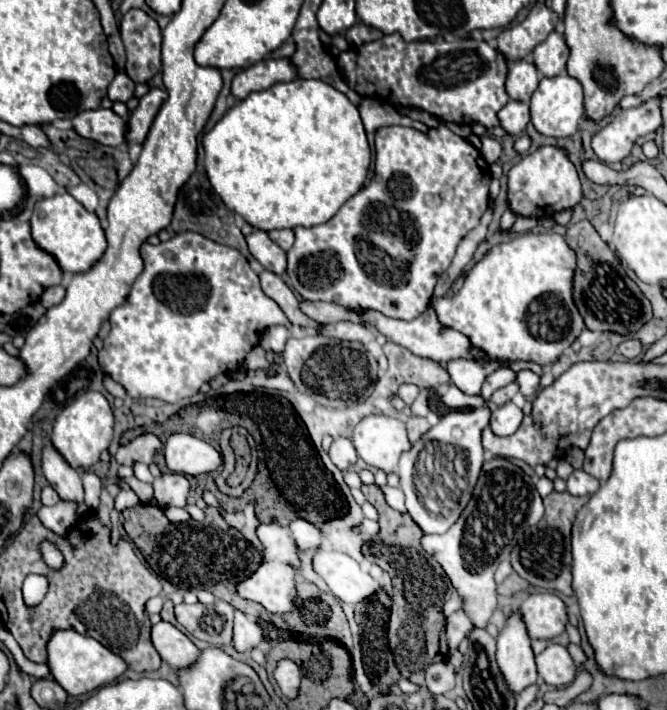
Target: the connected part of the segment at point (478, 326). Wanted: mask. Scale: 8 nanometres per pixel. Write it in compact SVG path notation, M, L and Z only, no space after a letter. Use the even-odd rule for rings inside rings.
M528 232L496 244L472 266L460 292L434 302L438 320L470 338L490 360L534 360L540 366L558 360L576 334L560 326L584 326L572 300L574 252L560 234Z

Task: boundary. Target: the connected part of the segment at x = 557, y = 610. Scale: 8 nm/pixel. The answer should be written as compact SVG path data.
M550 592L528 594L518 606L528 636L540 640L552 640L564 632L568 622L564 602Z

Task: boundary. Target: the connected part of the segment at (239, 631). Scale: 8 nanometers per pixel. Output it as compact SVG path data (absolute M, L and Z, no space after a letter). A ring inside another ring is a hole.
M236 610L236 618L234 618L234 648L238 652L250 652L252 648L256 648L262 642L264 634L262 628L258 626L258 622L250 620L246 614Z

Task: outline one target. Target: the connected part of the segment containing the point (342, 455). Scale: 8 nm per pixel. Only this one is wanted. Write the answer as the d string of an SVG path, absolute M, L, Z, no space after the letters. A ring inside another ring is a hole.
M336 438L334 442L332 442L332 446L330 446L330 460L342 470L342 472L346 472L350 466L354 466L356 464L356 460L358 460L358 454L356 454L356 450L354 450L354 446L352 446L352 442L348 440L348 438Z

